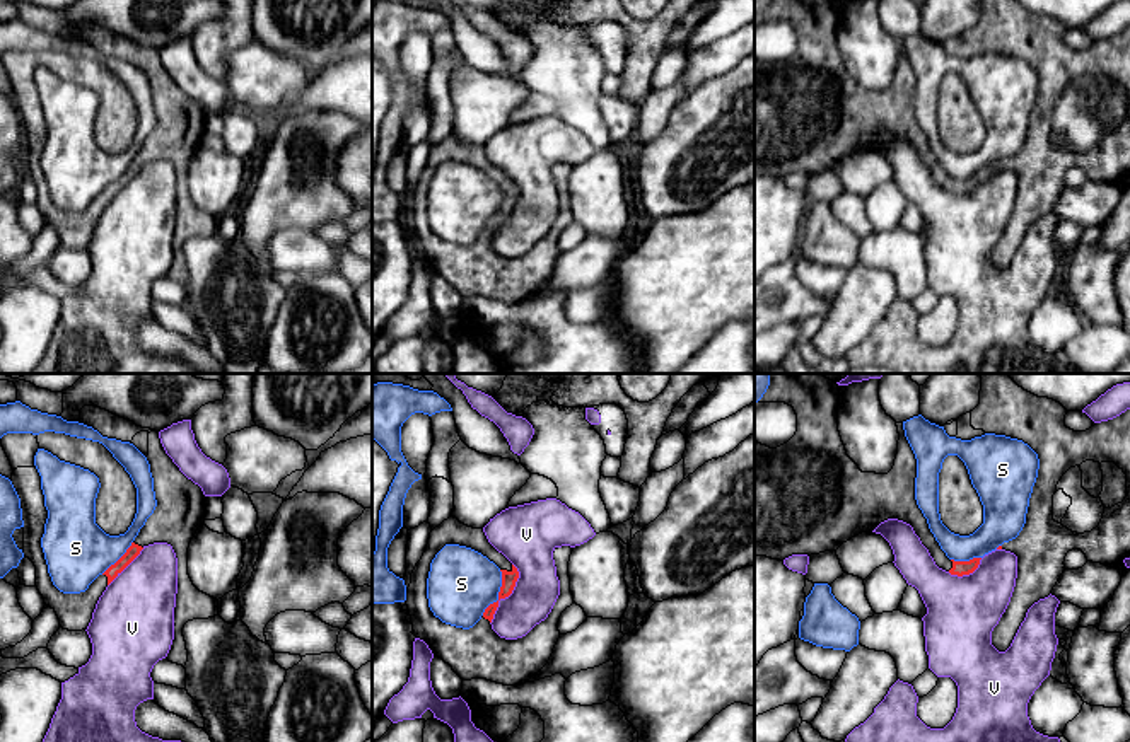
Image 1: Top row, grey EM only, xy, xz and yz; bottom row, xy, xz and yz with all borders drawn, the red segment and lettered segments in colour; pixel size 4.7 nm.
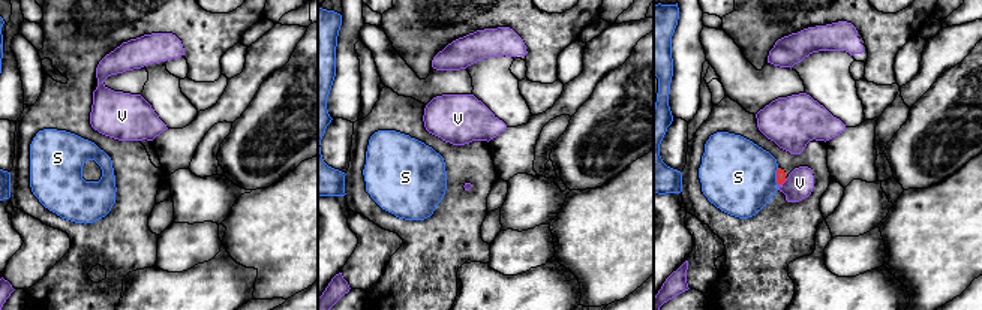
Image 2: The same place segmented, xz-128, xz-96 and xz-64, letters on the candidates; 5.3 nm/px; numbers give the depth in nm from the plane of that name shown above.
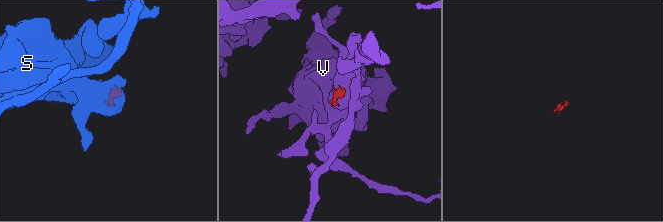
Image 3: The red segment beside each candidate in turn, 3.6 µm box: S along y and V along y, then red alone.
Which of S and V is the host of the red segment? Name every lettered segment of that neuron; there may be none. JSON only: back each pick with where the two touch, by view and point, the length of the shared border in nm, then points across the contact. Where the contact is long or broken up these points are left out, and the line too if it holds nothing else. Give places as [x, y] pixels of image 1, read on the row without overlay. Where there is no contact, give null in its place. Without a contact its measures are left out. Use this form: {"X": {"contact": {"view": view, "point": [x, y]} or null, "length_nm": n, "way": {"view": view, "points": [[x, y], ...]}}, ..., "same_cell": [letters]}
{"same_cell": []}

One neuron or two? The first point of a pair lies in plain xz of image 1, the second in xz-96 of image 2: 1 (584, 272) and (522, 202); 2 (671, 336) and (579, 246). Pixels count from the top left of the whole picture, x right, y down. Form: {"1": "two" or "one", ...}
{"1": "one", "2": "one"}

